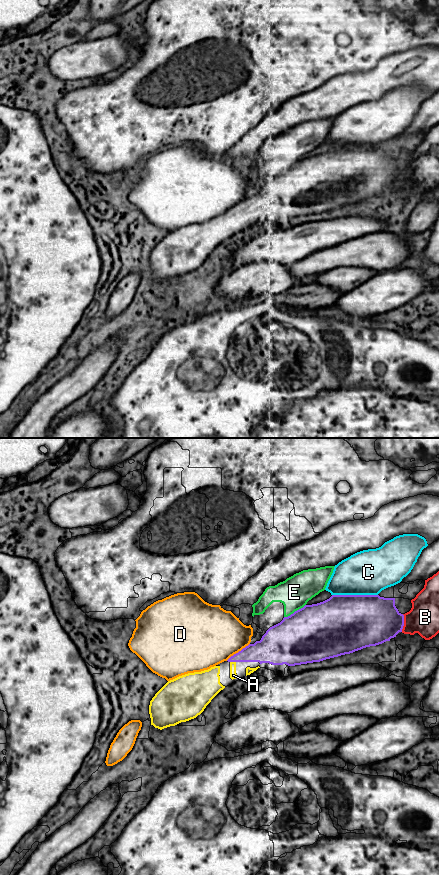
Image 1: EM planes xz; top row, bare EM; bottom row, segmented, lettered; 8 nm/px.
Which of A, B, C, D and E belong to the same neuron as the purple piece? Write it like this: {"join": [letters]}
{"join": ["A"]}

